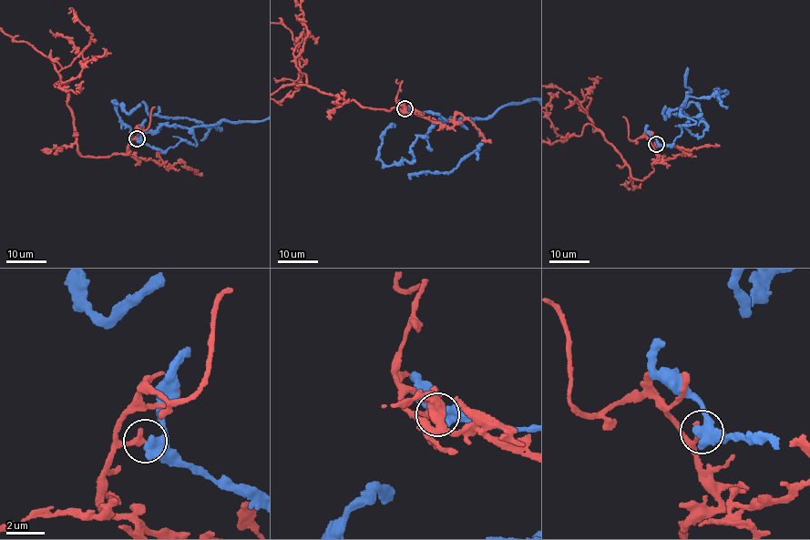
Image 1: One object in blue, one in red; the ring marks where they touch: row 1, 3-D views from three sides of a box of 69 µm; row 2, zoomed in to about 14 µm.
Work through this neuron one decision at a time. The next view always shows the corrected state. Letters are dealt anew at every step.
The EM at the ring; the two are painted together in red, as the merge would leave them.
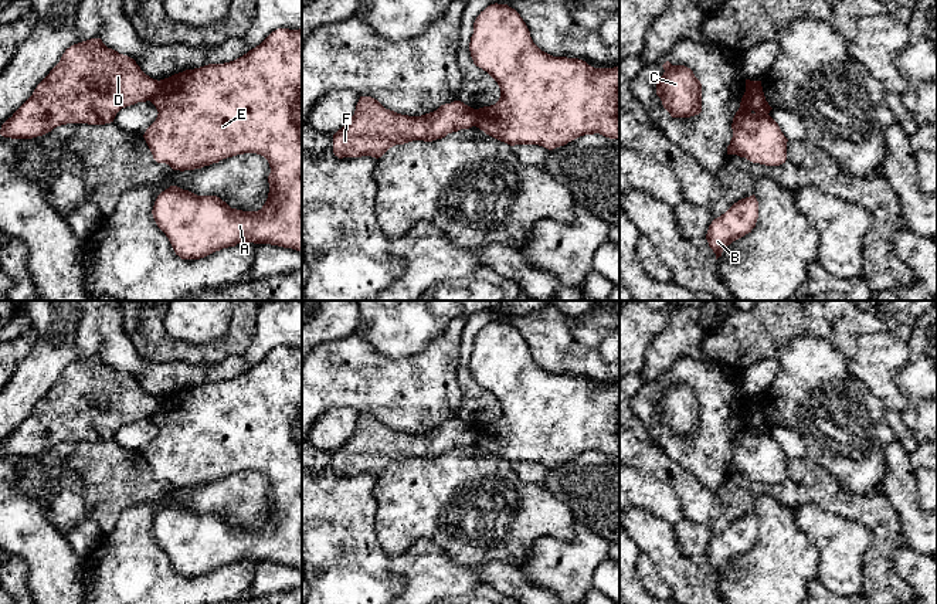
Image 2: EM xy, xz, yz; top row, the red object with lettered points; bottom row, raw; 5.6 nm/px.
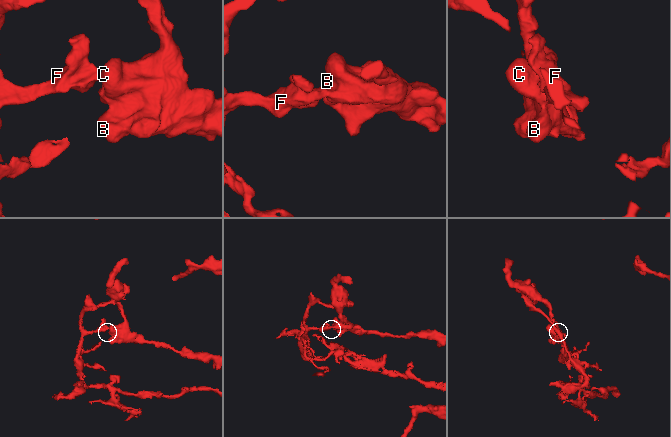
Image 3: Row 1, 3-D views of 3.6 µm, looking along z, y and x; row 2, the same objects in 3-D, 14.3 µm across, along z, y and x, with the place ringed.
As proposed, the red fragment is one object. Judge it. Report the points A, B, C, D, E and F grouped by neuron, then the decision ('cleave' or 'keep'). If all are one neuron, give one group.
A B C E / D F; cleave

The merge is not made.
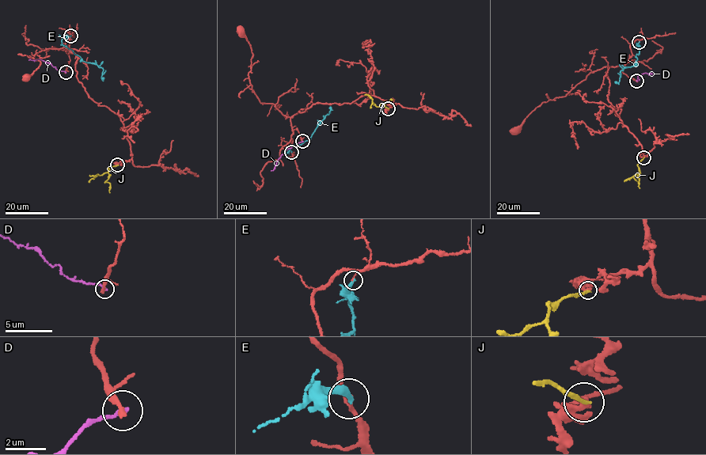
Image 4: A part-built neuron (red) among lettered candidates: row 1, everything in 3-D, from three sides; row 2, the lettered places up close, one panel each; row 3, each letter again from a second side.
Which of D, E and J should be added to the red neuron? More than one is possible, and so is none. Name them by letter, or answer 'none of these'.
none of these

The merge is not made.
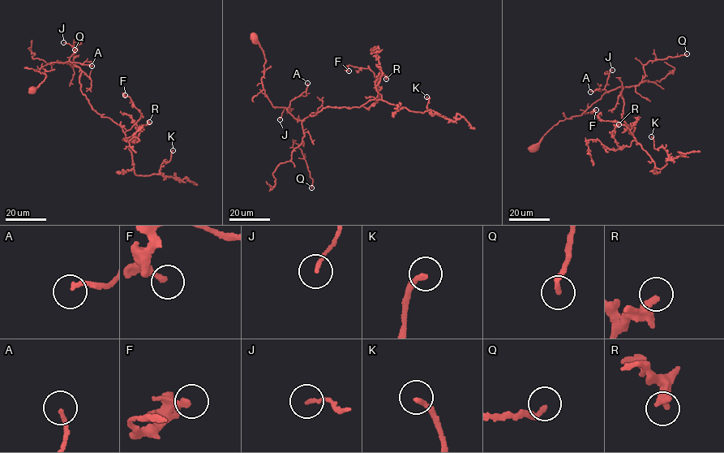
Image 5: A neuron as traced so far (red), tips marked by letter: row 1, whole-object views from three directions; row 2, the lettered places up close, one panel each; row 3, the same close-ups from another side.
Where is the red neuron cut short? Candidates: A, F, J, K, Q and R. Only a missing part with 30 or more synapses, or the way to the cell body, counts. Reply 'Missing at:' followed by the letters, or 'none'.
Missing at: K

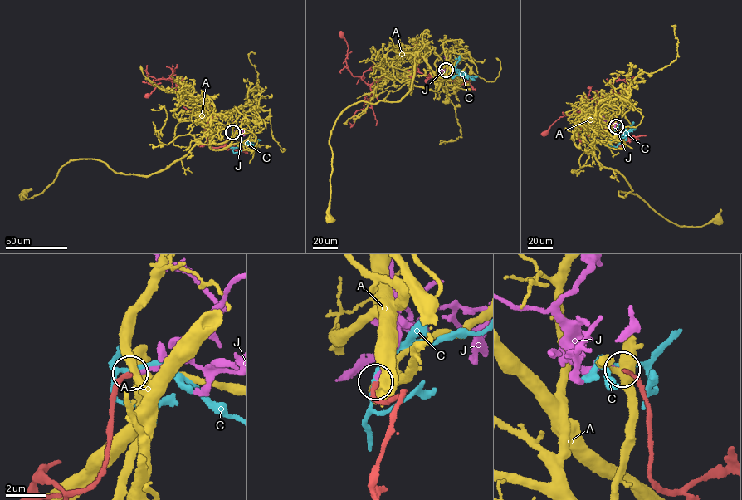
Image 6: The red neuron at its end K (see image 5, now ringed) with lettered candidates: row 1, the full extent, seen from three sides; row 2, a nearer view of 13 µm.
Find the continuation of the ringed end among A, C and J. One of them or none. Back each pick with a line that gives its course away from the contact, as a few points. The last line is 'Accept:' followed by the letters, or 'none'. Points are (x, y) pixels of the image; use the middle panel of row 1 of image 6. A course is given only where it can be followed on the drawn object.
J: course (446, 70), (447, 57), (444, 58)
Accept: J

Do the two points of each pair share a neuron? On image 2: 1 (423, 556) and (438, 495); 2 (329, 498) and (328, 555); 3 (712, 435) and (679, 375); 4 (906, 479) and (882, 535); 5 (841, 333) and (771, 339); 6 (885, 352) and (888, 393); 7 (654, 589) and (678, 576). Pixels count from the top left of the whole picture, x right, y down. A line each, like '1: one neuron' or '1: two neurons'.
1: two neurons
2: one neuron
3: one neuron
4: two neurons
5: one neuron
6: one neuron
7: two neurons

